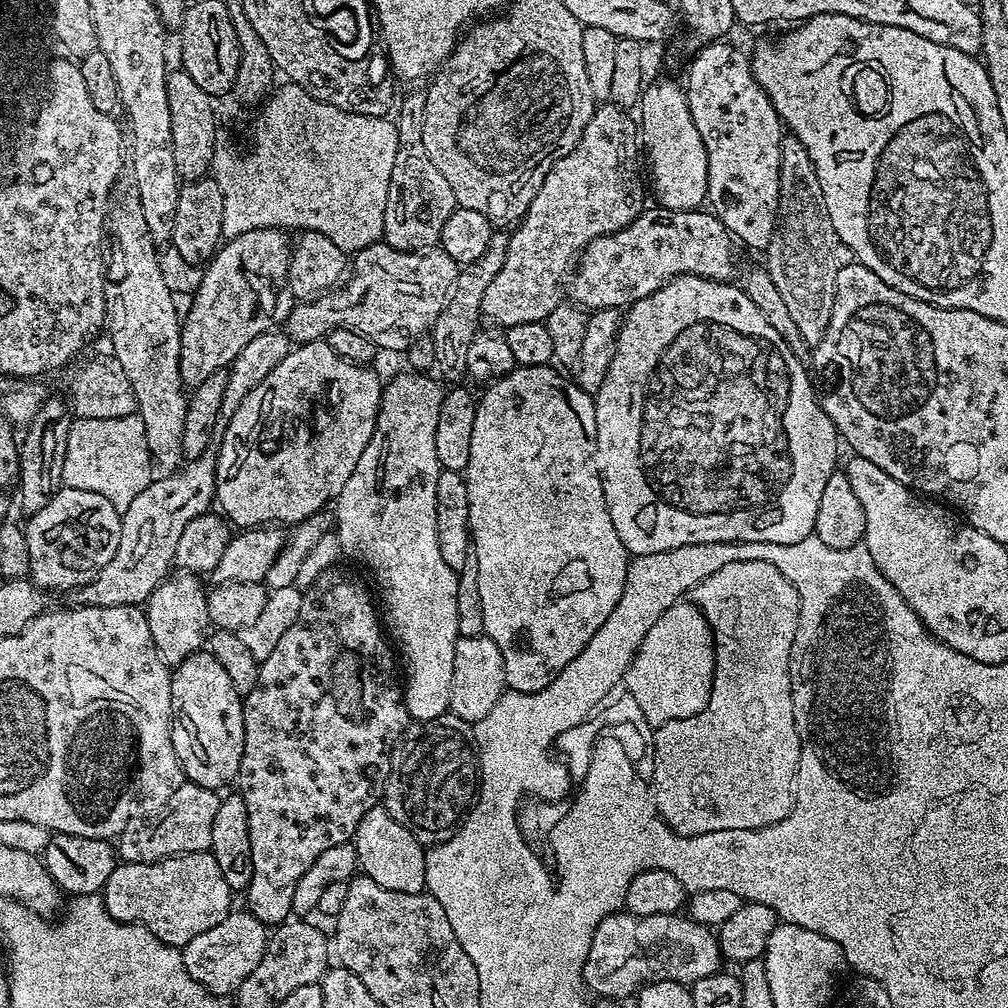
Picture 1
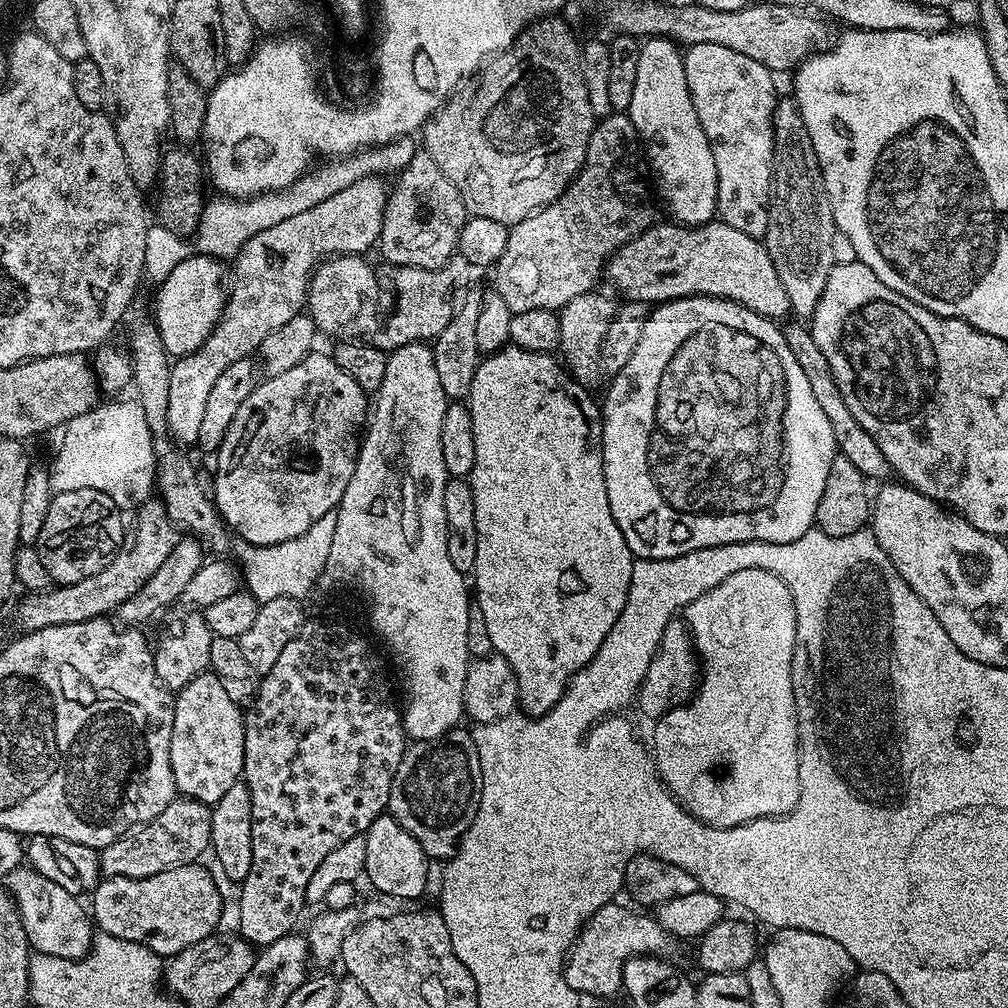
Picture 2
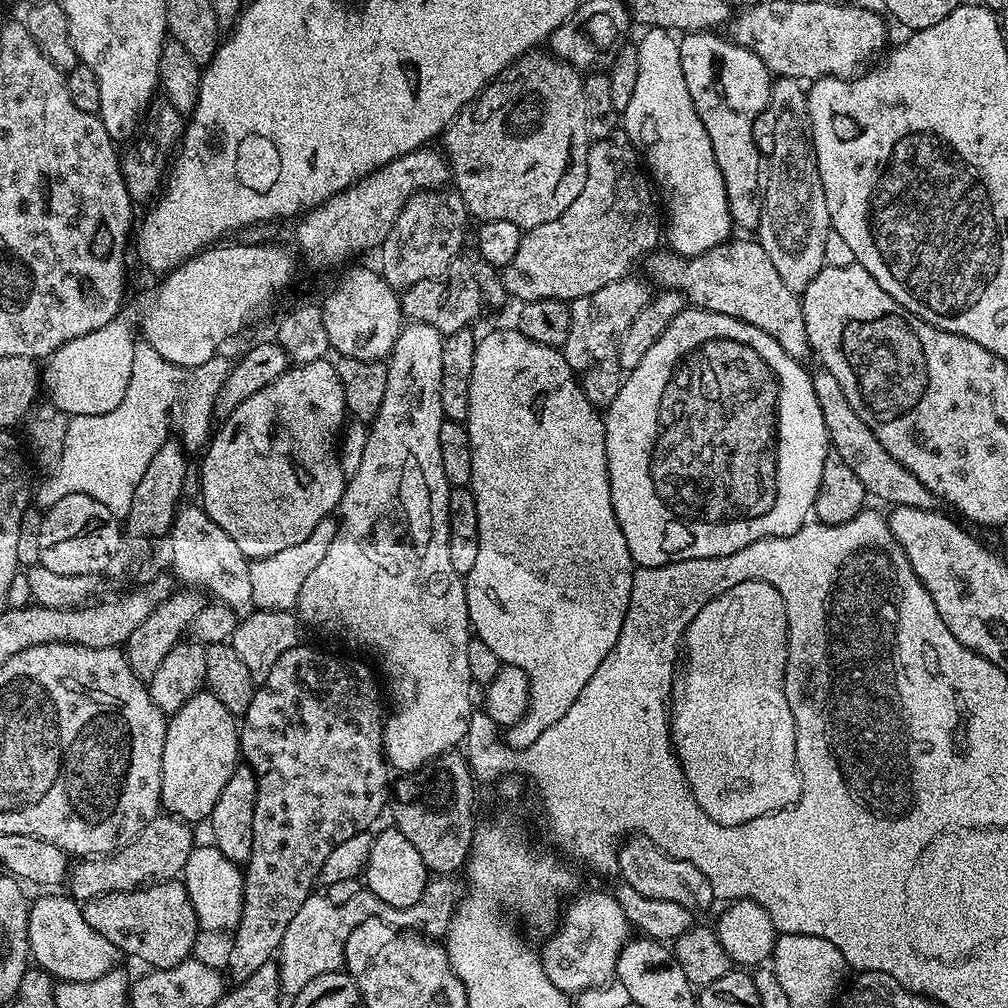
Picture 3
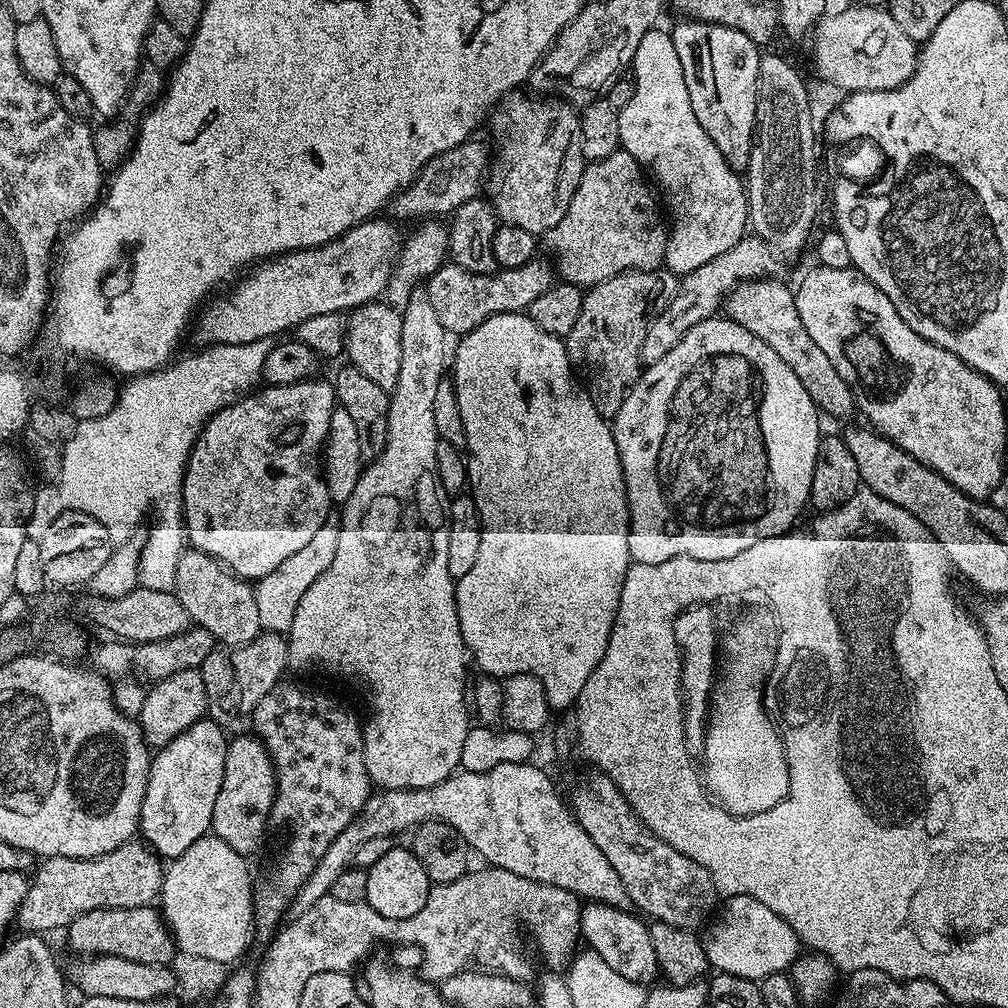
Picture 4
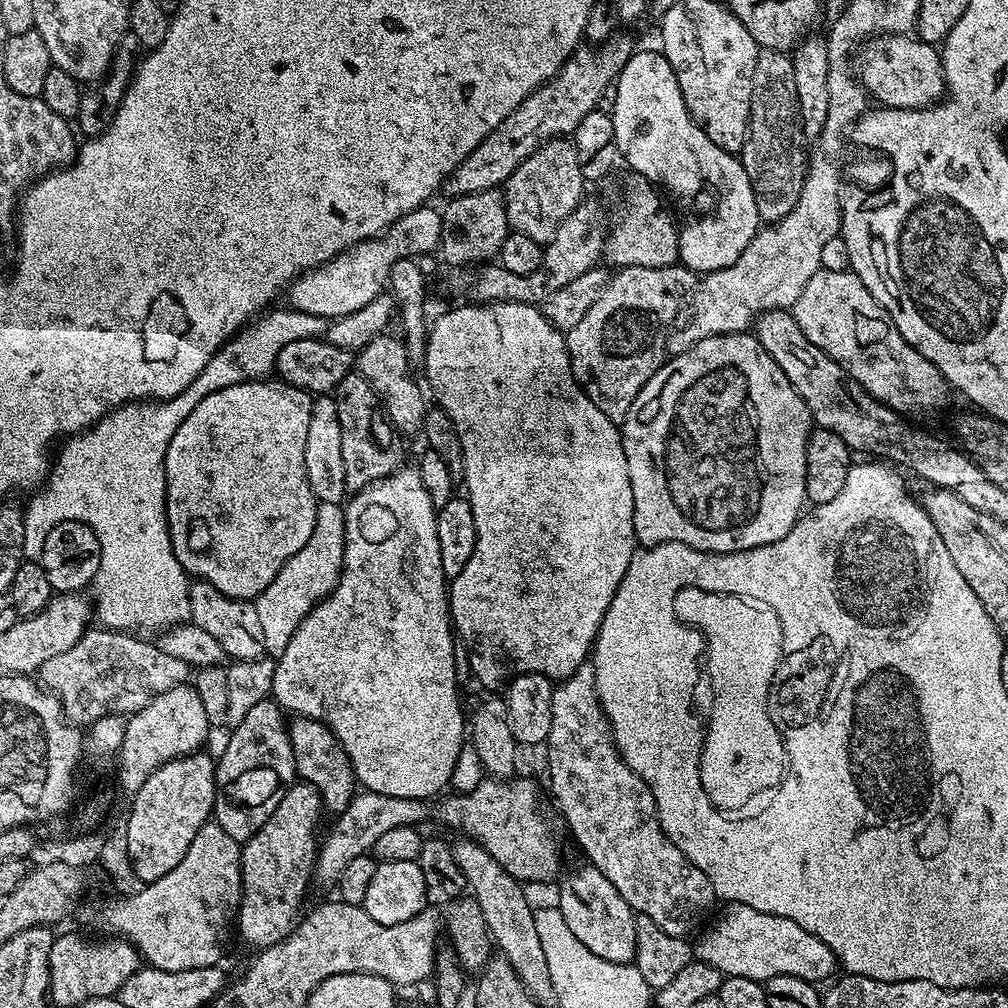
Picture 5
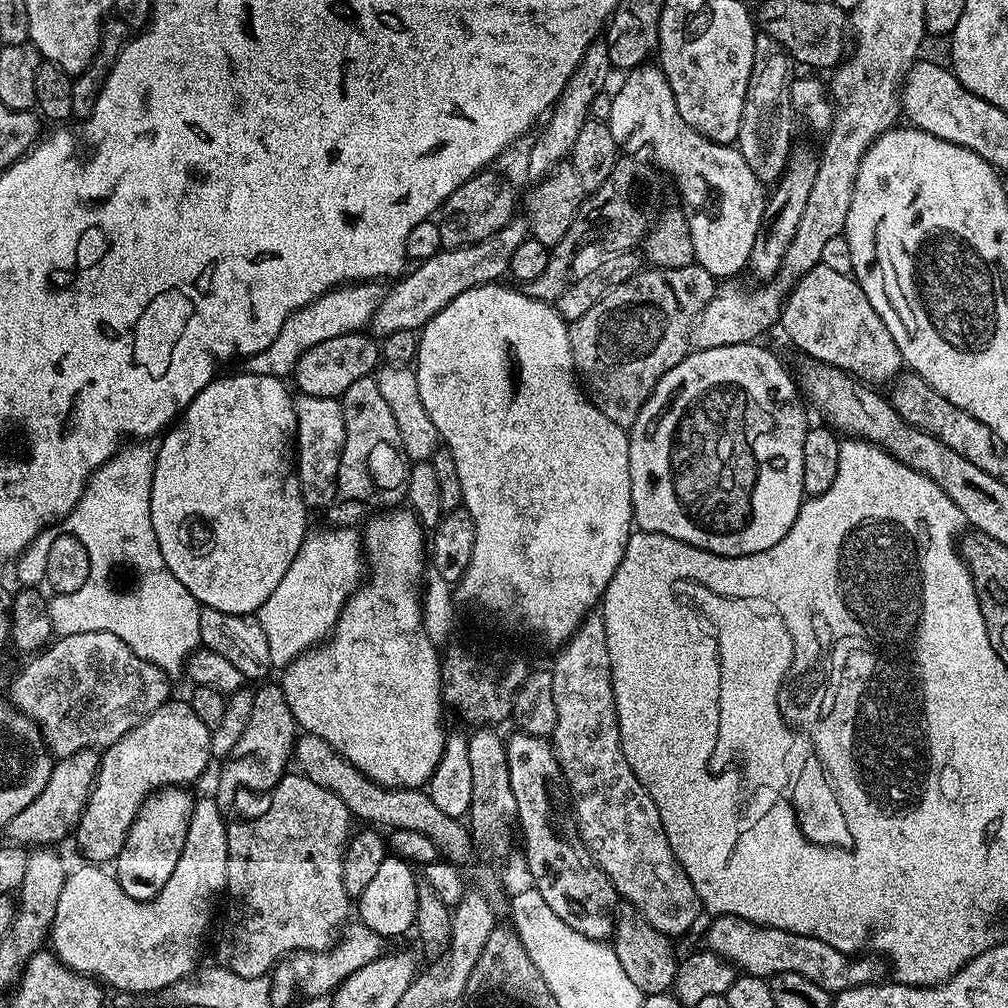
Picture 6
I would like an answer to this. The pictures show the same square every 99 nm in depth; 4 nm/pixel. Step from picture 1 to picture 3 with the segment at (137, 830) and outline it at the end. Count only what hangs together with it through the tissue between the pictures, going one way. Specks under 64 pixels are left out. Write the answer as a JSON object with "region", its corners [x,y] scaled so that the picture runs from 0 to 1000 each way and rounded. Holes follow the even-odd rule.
{"region":[[[160,808],[145,818],[141,823],[141,827],[137,827],[132,831],[124,841],[117,841],[110,847],[104,847],[98,851],[83,851],[78,854],[79,857],[70,862],[69,865],[69,888],[76,895],[86,895],[100,889],[101,887],[109,887],[110,885],[132,885],[134,881],[141,881],[149,877],[161,877],[164,873],[174,873],[182,866],[186,852],[192,840],[190,834],[190,825],[184,814],[170,809]]]}

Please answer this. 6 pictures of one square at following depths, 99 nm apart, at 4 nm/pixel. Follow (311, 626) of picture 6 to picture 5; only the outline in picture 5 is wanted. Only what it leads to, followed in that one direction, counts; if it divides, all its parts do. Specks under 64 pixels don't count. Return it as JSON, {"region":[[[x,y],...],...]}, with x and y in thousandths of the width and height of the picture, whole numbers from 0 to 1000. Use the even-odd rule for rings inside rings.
{"region":[[[314,499],[312,530],[308,530],[308,538],[292,550],[276,565],[272,577],[260,585],[252,598],[256,605],[256,617],[260,621],[260,637],[263,648],[273,653],[288,641],[288,633],[292,633],[292,625],[317,595],[323,594],[337,577],[337,566],[341,563],[341,543],[343,542],[343,518],[341,504],[336,500]]]}

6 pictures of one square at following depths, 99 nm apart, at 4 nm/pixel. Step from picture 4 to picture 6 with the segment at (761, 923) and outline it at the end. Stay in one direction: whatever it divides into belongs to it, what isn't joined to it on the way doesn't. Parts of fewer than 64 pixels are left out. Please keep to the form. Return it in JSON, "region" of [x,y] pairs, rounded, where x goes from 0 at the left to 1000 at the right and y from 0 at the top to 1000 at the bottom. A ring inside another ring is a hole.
{"region":[[[712,909],[705,915],[700,927],[701,941],[741,967],[765,970],[772,965],[794,966],[827,988],[835,982],[872,975],[878,971],[881,964],[878,953],[867,946],[845,947],[828,942],[827,938],[810,931],[771,921],[757,921],[742,913],[732,912],[731,909]]]}

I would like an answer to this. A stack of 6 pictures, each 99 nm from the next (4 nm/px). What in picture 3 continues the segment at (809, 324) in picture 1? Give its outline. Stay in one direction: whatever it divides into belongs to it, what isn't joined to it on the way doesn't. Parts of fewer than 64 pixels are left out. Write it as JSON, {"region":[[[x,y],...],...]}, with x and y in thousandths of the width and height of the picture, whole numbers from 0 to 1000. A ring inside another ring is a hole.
{"region":[[[783,75],[767,78],[762,104],[750,119],[750,144],[754,146],[754,174],[758,195],[752,240],[756,248],[760,248],[760,256],[768,260],[768,268],[776,272],[776,280],[780,280],[786,290],[794,292],[819,265],[819,236],[826,229],[823,208],[819,204],[819,188],[812,173],[812,157],[806,140],[802,92],[795,80]]]}

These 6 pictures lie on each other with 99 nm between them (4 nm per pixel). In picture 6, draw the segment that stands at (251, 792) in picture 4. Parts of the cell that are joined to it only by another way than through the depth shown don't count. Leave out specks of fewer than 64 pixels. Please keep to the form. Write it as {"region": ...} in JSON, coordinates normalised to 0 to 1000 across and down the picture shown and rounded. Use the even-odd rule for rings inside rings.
{"region":[[[259,678],[251,686],[250,703],[244,716],[244,724],[240,724],[240,732],[236,732],[232,744],[221,751],[218,775],[212,785],[215,799],[221,804],[227,803],[241,782],[246,786],[269,787],[275,776],[287,765],[286,754],[288,758],[292,735],[296,730],[294,713],[292,708],[288,708],[288,700],[284,700],[284,690],[280,688],[277,678],[266,678]]]}

